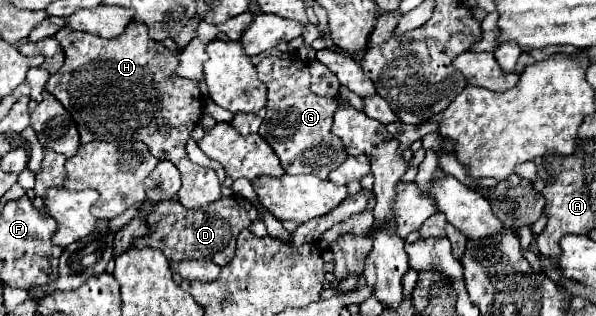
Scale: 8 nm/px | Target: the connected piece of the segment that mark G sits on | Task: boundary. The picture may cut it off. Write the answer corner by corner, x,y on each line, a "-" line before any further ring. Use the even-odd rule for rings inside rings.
265,55
257,65
257,73
269,89
267,115
259,127
259,135
277,153
285,173
313,173
321,179
327,179
327,175
347,159
343,141
331,133
333,109
337,109
337,101
311,93
309,65
297,55
291,55
289,59

